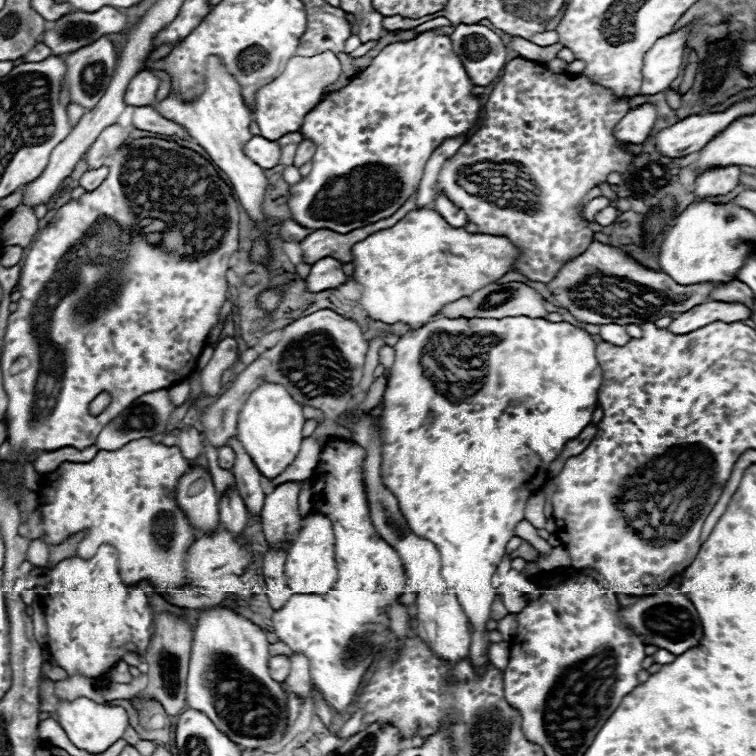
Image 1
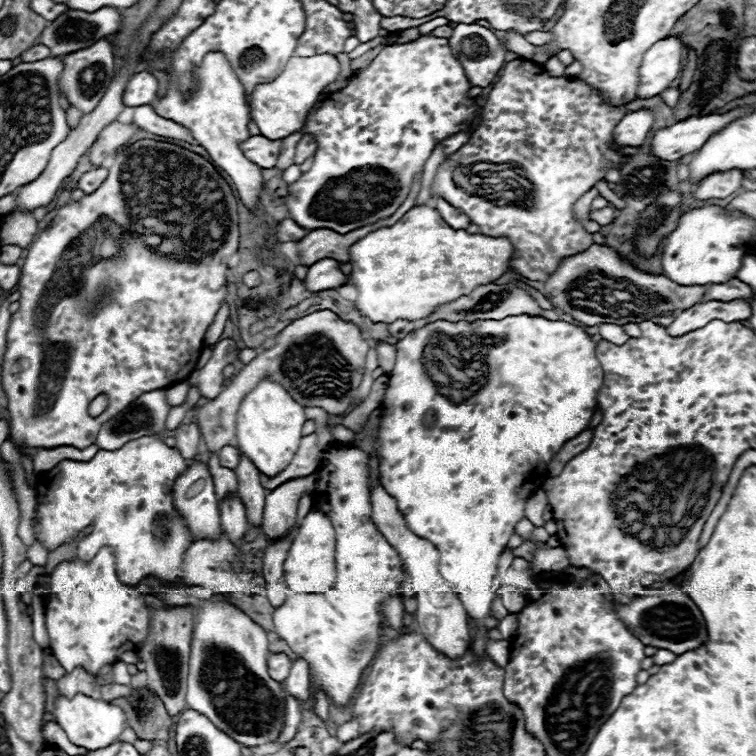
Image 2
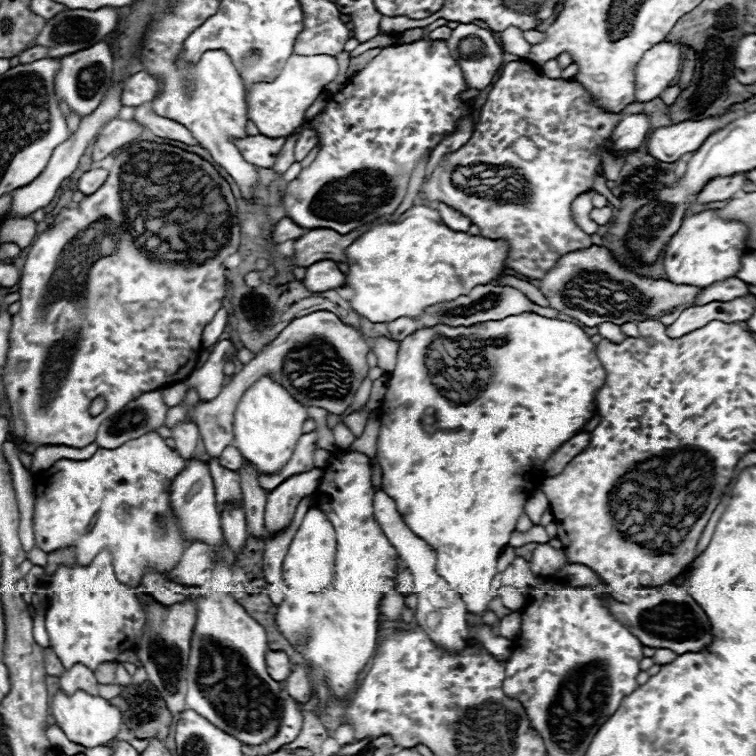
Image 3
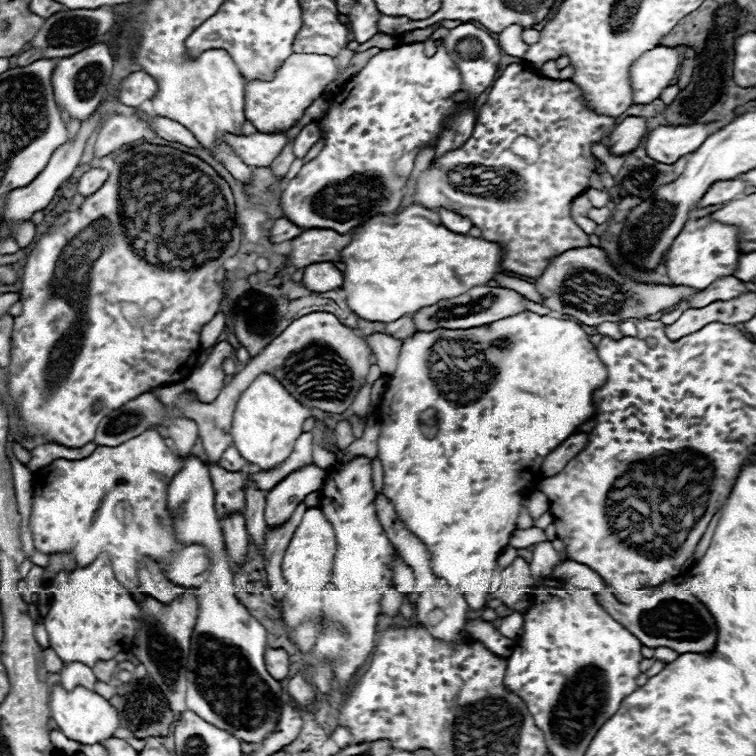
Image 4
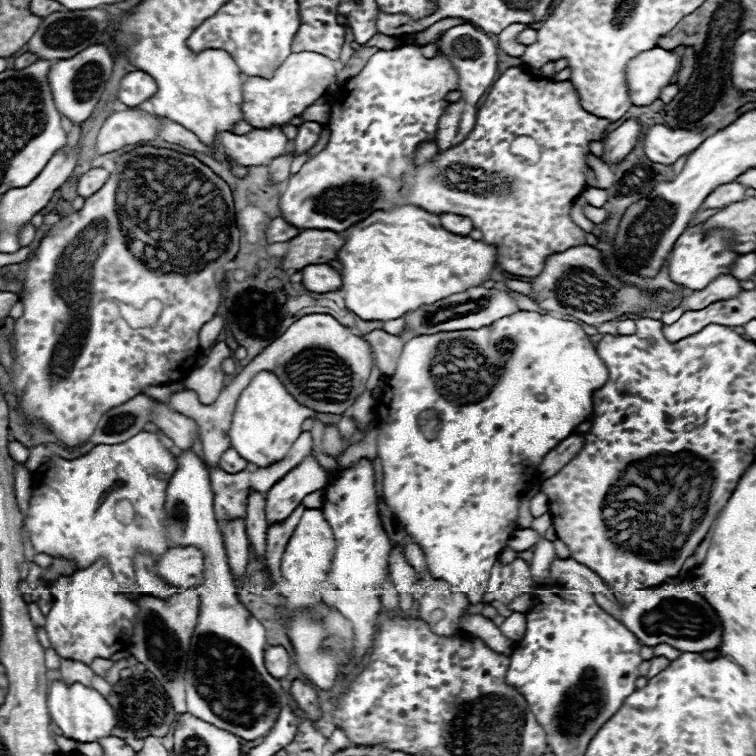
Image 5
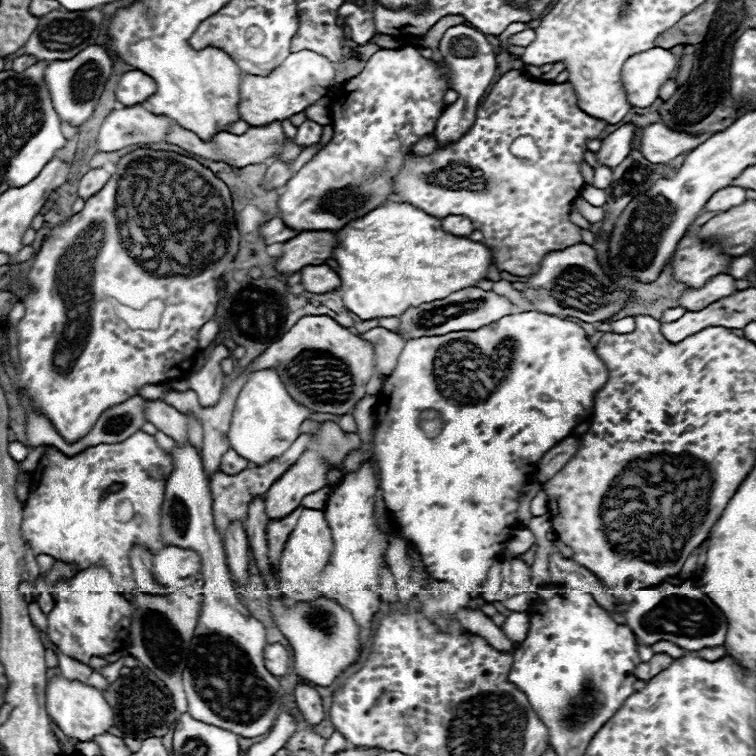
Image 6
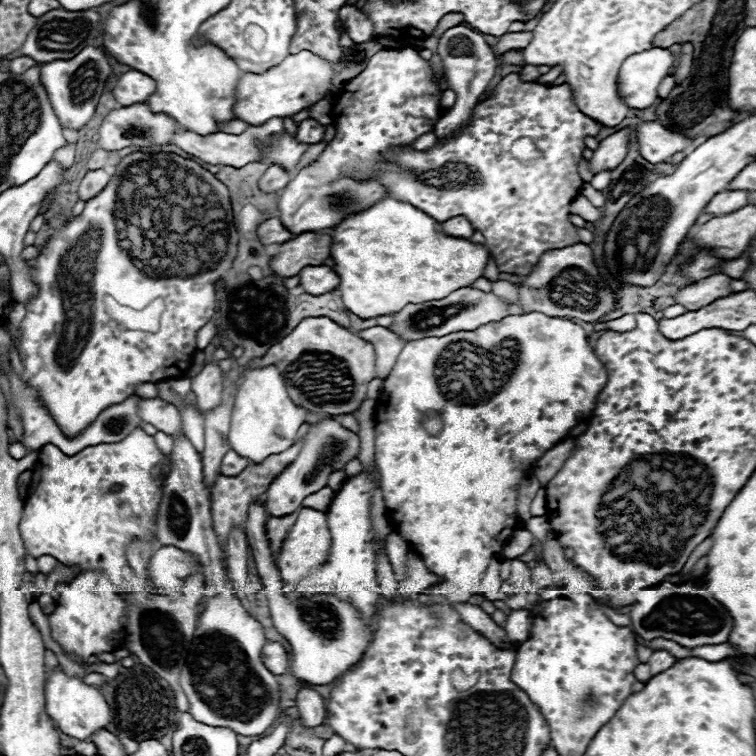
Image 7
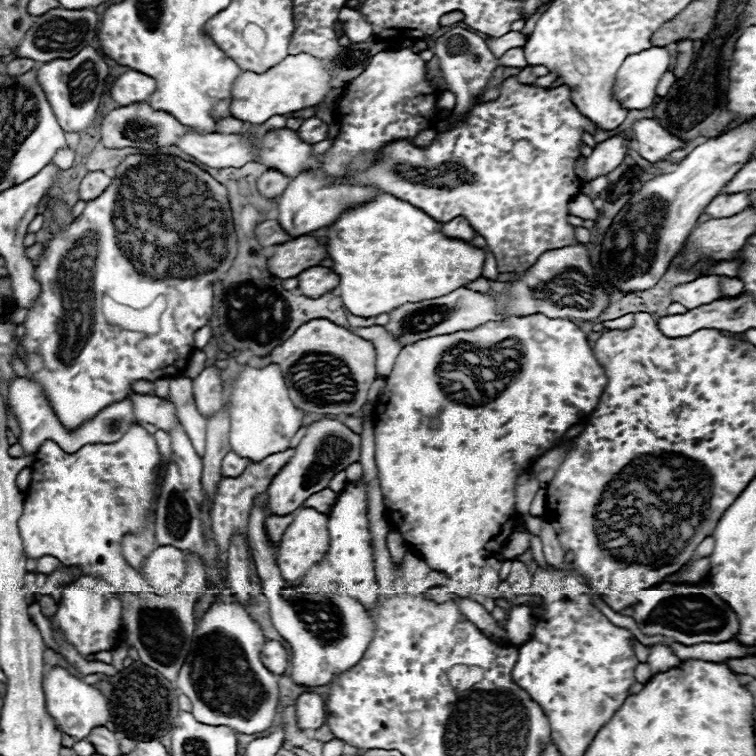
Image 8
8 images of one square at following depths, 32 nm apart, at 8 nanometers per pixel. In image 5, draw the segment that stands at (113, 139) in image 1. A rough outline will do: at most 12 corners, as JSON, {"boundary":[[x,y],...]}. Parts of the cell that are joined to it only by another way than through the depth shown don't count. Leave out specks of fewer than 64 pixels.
{"boundary":[[138,106],[112,112],[96,154],[160,138],[160,116]]}

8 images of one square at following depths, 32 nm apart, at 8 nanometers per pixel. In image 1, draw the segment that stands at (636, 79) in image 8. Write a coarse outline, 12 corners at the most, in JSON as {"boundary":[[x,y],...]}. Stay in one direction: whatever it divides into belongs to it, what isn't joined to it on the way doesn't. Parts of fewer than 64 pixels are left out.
{"boundary":[[688,30],[660,38],[646,54],[640,94],[670,88],[680,74]]}

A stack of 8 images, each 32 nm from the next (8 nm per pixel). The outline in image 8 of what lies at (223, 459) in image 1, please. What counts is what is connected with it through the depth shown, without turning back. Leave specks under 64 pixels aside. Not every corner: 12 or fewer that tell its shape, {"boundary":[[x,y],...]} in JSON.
{"boundary":[[232,450],[222,460],[222,476],[236,478],[250,464]]}

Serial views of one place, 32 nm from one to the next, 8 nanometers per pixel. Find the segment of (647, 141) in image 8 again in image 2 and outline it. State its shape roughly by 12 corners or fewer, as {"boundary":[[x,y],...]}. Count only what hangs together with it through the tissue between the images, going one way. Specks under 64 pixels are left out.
{"boundary":[[746,108],[686,118],[654,132],[660,160],[678,160],[704,146]]}

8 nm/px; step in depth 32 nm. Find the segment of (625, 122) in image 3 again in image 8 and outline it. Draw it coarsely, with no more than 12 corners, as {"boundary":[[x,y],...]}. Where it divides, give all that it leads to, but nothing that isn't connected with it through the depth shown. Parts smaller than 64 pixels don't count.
{"boundary":[[622,136],[600,142],[584,162],[582,184],[624,160]]}

